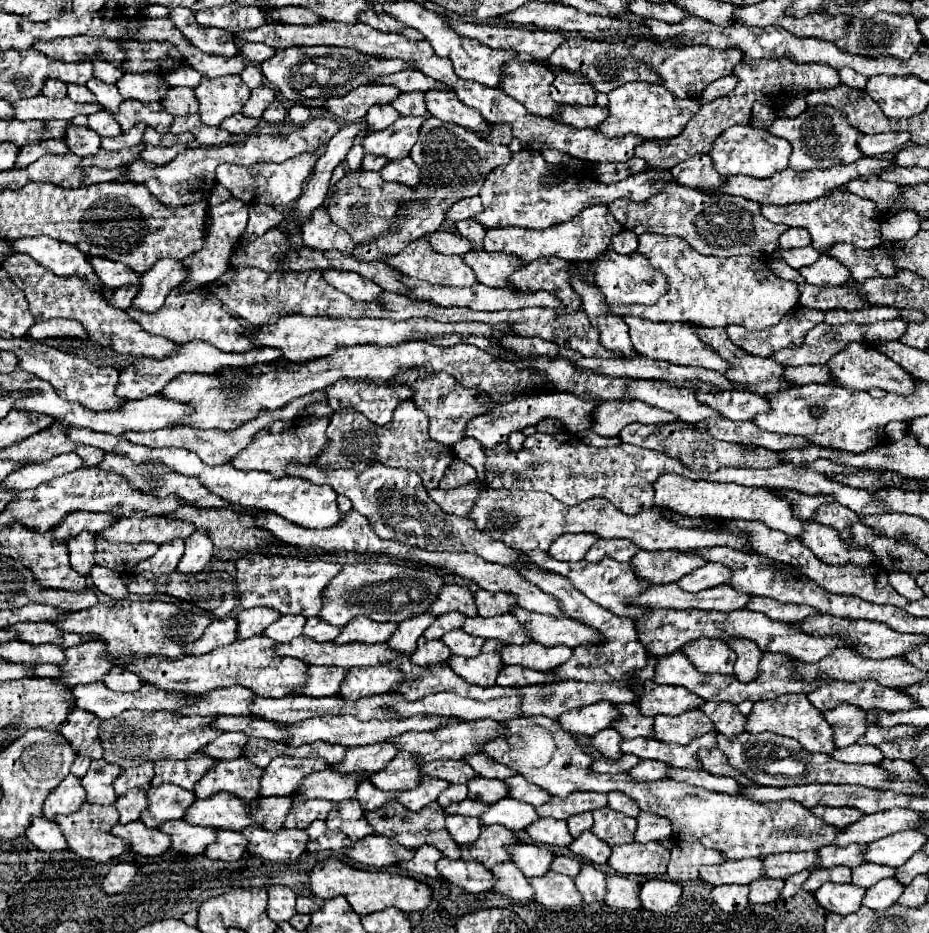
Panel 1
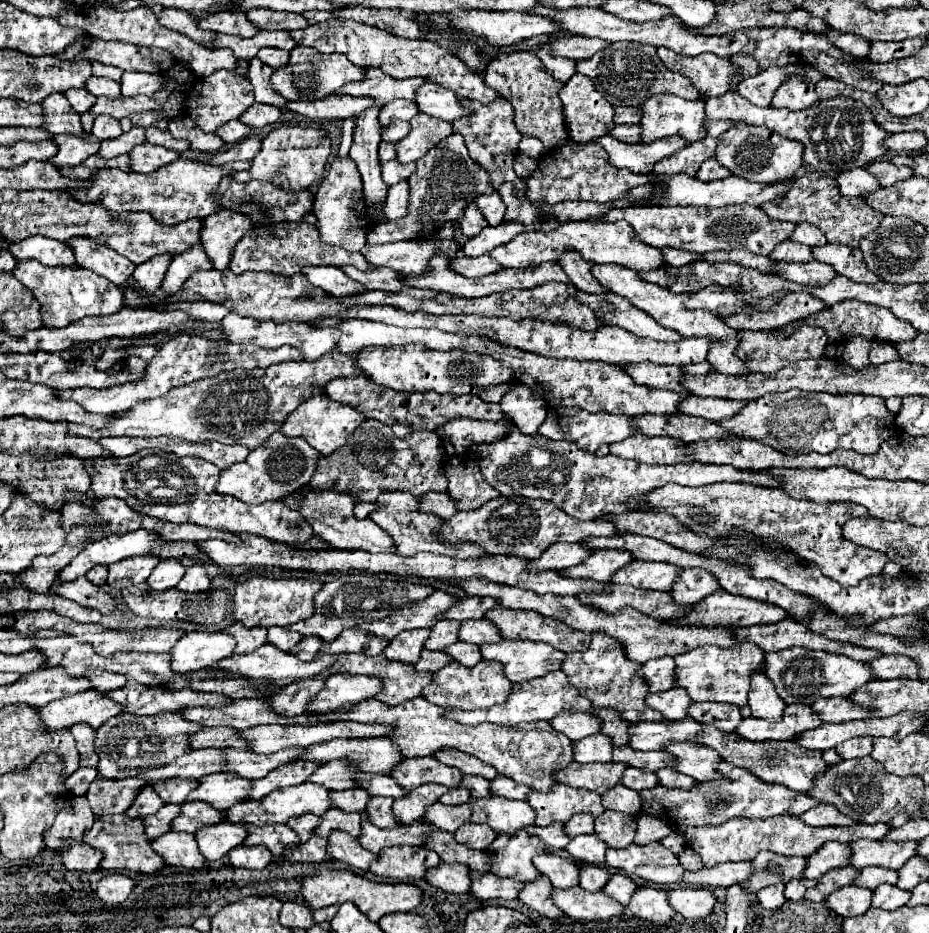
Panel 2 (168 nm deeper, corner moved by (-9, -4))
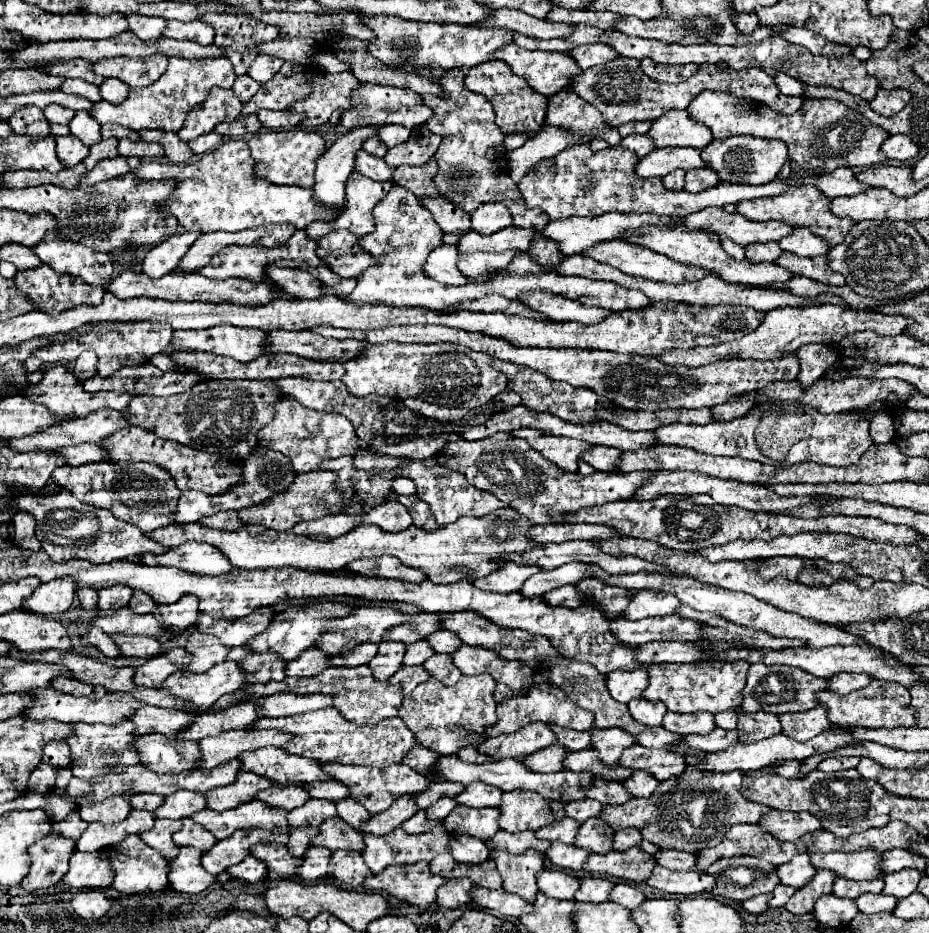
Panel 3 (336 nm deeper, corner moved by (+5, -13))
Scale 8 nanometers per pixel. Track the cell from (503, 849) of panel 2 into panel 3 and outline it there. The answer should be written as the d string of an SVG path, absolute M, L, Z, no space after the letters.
M528 849L524 855L512 855L504 851L494 851L496 853L496 867L504 879L504 889L508 893L514 893L528 903L536 901L536 873L544 871L544 855Z

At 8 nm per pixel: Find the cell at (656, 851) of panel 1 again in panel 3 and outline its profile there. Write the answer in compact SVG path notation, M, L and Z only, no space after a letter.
M632 847L627 851L608 851L604 855L590 855L584 863L584 871L592 875L610 875L620 877L634 883L644 883L654 869L656 861L652 855L642 851L640 847Z

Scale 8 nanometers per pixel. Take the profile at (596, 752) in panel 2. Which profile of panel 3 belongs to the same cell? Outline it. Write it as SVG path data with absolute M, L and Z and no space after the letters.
M550 745L548 749L538 749L536 753L528 755L524 759L524 767L532 769L536 773L556 773L562 771L562 761L568 755L566 749L562 749L560 745Z

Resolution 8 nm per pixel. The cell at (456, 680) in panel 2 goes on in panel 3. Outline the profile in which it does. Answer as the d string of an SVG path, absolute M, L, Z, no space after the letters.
M488 673L476 677L462 675L460 681L452 687L446 687L434 677L430 677L426 683L418 685L410 695L404 697L398 715L404 725L412 729L416 741L420 741L422 747L428 747L440 755L452 755L456 753L456 749L460 749L460 745L468 745L470 739L450 739L450 727L464 727L466 731L484 735L486 727L492 727L496 723L494 687L496 681L492 681Z

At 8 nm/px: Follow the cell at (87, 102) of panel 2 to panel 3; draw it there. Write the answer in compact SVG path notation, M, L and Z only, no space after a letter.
M48 105L48 109L44 109L44 117L46 117L50 123L68 125L68 121L74 117L74 111L72 111L72 109L64 109L64 107L60 107L60 105Z

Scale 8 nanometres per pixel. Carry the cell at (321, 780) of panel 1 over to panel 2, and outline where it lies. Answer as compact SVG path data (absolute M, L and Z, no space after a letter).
M304 782L298 786L290 786L290 788L282 788L282 790L274 790L270 792L266 798L262 800L244 800L240 804L236 804L234 808L226 810L226 816L232 822L252 822L252 824L286 824L286 820L290 816L300 816L300 814L316 814L322 816L322 812L326 812L328 808L332 808L330 804L330 790L322 788L320 784L314 782Z

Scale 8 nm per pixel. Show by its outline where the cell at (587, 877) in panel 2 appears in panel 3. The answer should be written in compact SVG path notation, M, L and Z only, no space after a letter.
M588 877L582 879L580 891L576 893L576 901L582 903L606 903L610 901L610 891L614 883L608 879L598 879L598 877Z

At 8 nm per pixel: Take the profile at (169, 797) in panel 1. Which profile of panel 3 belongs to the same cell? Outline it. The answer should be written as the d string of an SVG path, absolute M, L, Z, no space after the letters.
M182 819L184 821L184 827L174 833L174 843L178 847L198 847L202 851L208 851L212 849L212 845L216 845L216 837L212 833L208 833L206 829L202 829L200 825L196 825L192 819Z

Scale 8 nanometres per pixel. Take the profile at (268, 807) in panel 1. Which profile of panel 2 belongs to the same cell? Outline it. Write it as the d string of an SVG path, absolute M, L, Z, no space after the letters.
M306 814L306 816L294 816L294 820L286 822L300 838L300 842L306 842L312 836L312 830L320 824L320 818L316 814Z

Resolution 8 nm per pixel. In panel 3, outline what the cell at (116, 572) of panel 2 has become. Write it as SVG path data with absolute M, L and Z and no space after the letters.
M114 585L108 589L100 589L98 591L98 609L102 611L116 611L120 607L126 607L130 597L132 597L132 589L124 587L124 585Z

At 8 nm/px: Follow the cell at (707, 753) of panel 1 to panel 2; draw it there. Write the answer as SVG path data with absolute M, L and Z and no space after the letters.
M672 742L666 744L666 750L676 756L678 760L678 772L692 776L698 782L710 782L718 780L718 764L722 758L714 748L706 748L694 742Z

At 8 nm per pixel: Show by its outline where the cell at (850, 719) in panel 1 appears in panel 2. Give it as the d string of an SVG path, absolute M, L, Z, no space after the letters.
M856 736L854 740L844 740L836 746L836 752L842 758L864 758L872 752L872 736Z

